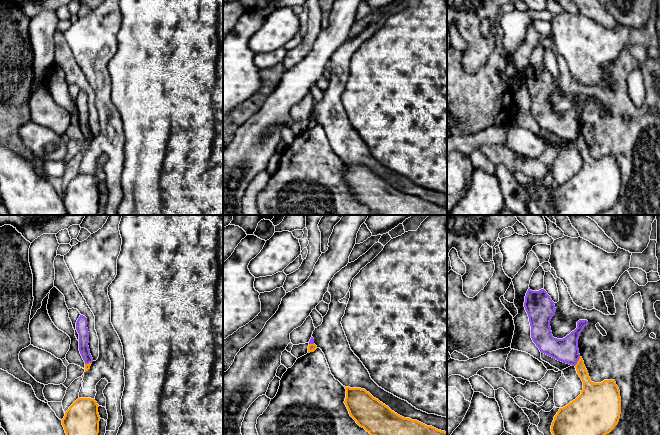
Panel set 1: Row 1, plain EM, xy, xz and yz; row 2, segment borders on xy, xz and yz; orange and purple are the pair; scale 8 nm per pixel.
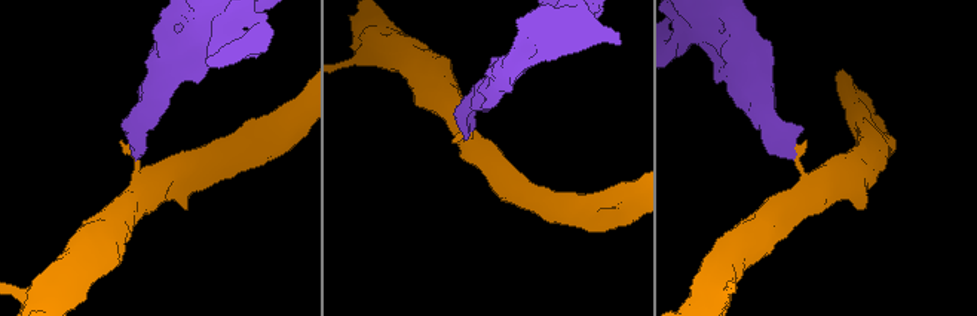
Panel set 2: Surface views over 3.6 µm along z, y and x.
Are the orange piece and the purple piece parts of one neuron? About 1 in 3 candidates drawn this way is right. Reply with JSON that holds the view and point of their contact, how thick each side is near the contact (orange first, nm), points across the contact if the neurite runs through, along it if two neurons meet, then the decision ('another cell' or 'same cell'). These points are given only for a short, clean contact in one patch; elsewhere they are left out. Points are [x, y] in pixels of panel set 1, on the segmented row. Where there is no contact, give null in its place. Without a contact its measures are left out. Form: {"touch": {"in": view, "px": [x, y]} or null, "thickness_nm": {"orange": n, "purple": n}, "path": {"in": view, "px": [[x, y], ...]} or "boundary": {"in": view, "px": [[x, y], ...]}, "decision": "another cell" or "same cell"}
{"touch": {"in": "yz", "px": [578, 361]}, "thickness_nm": {"orange": 130, "purple": 190}, "boundary": {"in": "yz", "px": [[580, 357], [574, 365]]}, "decision": "another cell"}

